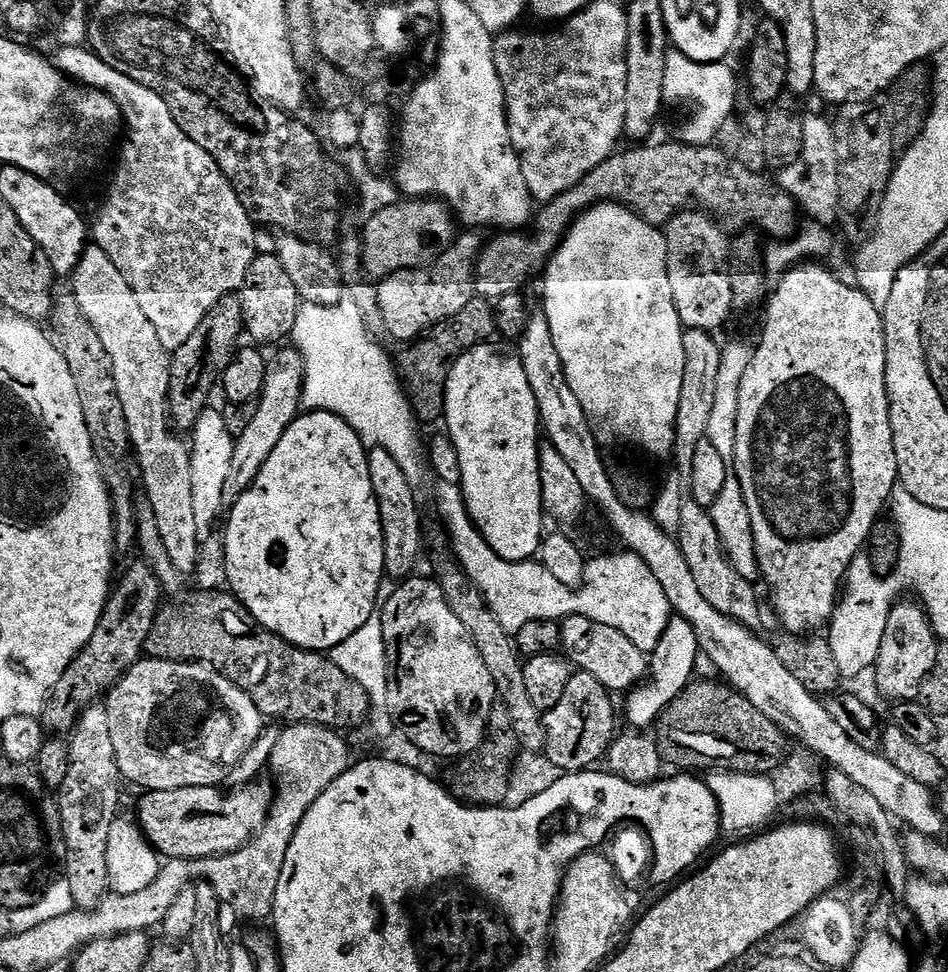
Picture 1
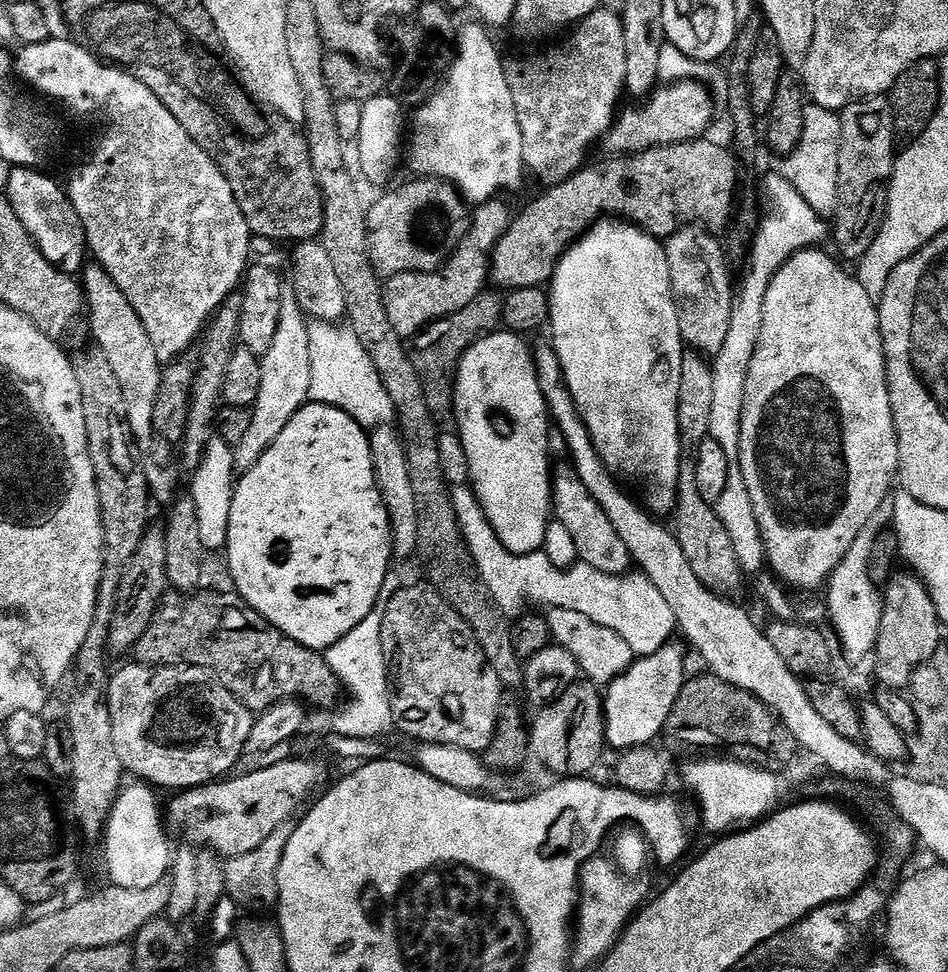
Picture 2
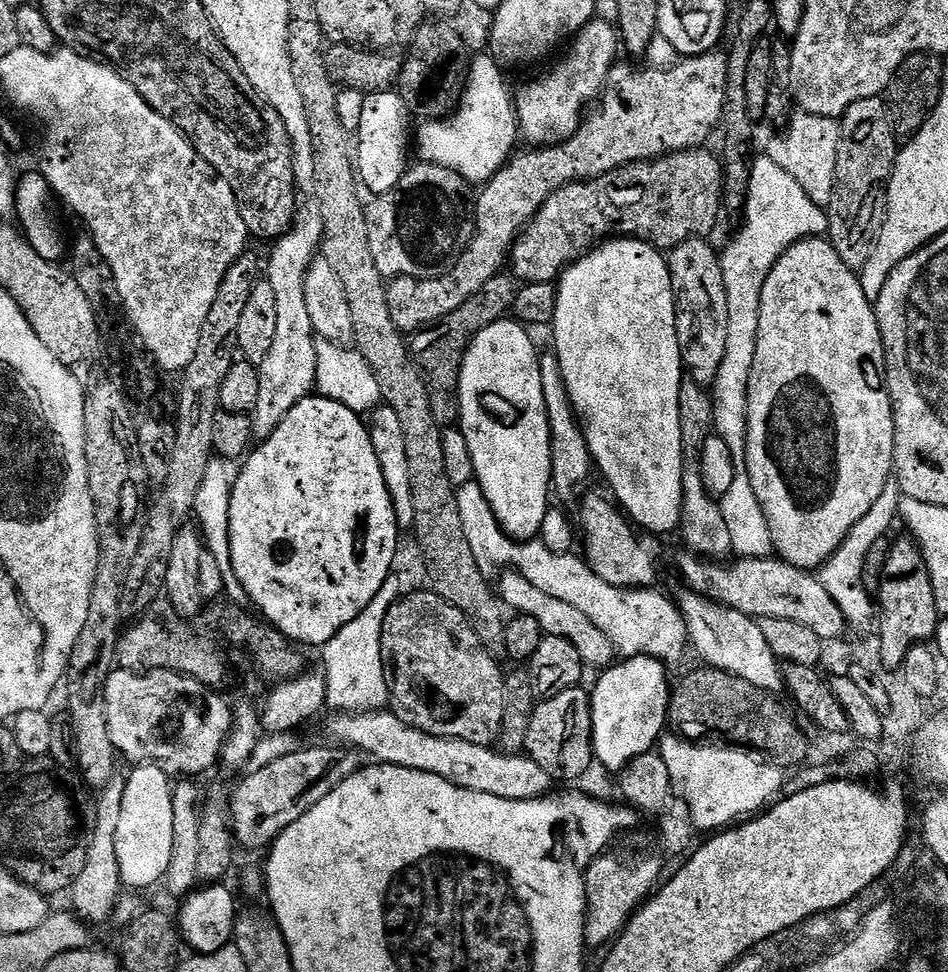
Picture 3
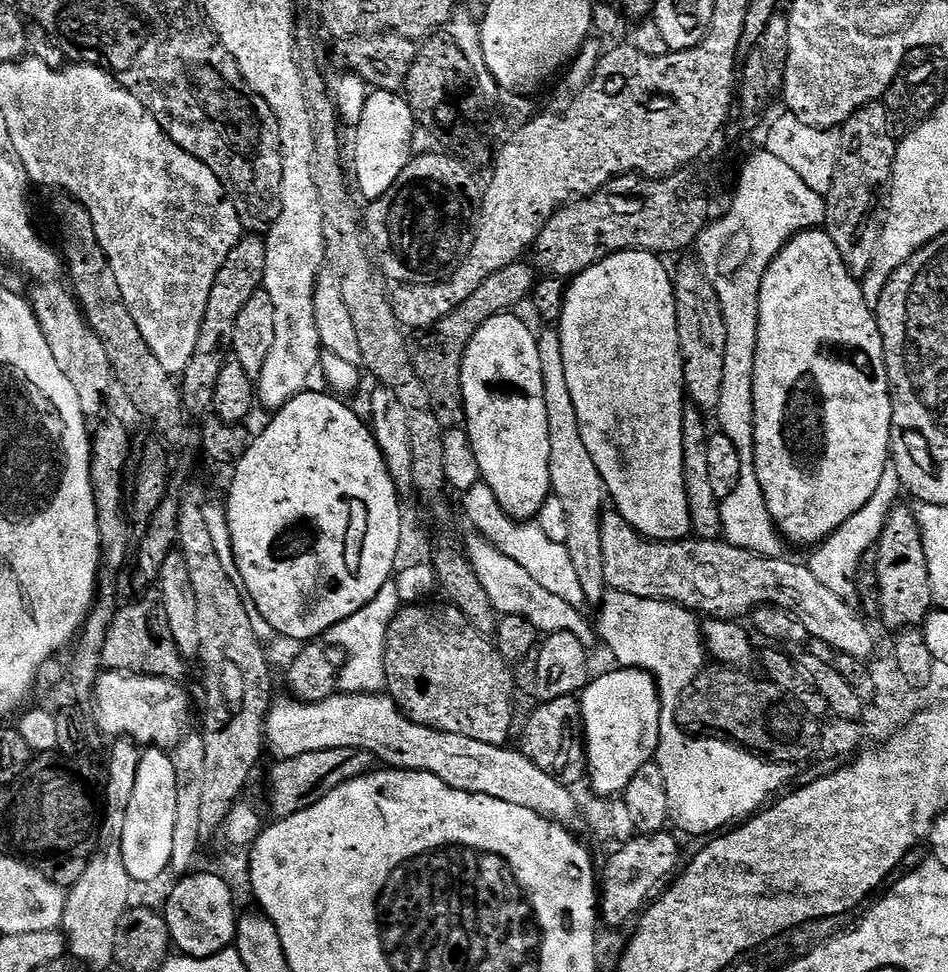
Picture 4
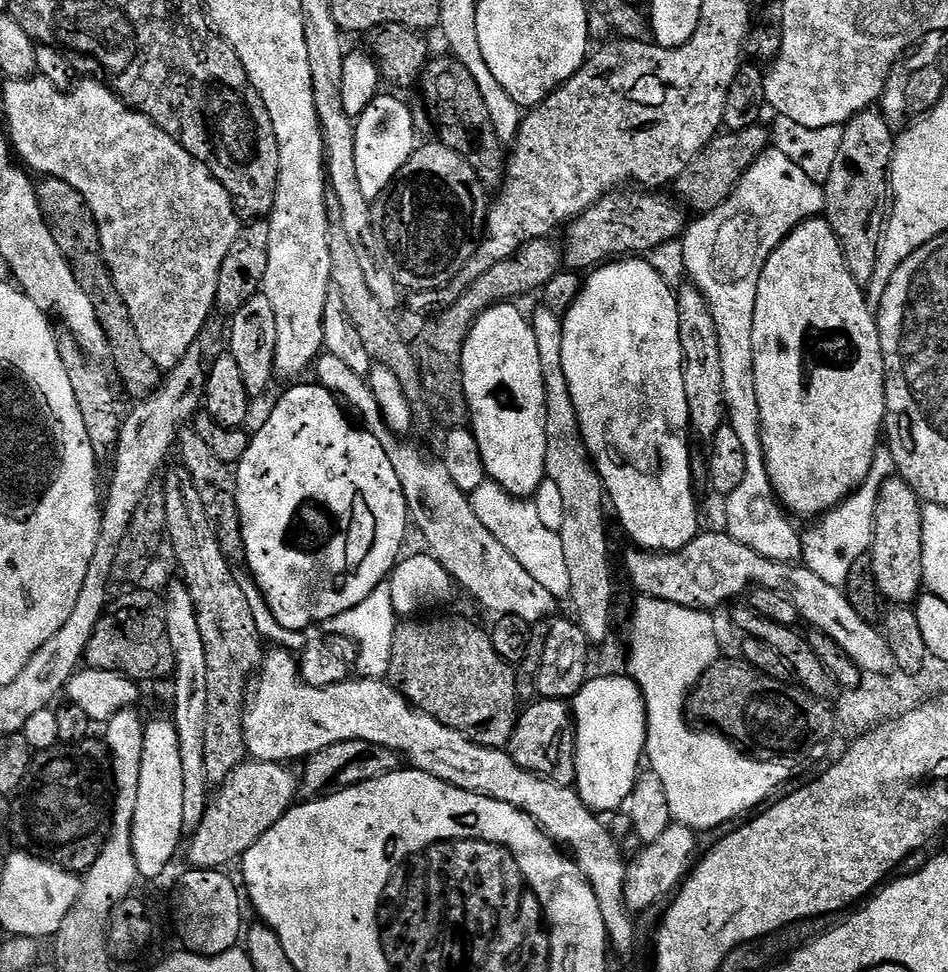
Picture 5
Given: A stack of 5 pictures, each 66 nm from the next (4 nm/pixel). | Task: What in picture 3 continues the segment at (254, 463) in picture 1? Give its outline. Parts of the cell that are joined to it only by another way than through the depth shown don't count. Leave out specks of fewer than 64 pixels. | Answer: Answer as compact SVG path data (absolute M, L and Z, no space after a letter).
M315 206L301 207L291 228L271 245L272 257L266 260L266 282L274 290L278 305L278 327L274 333L274 346L260 365L258 406L251 413L252 431L266 438L280 425L282 418L298 402L302 402L316 387L317 337L312 330L310 313L306 310L306 270L317 259L318 245L324 239L320 210Z

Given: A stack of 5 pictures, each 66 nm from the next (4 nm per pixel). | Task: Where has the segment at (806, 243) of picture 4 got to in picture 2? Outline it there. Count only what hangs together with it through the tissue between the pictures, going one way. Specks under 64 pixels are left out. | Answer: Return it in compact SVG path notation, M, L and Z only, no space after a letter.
M819 247L807 248L805 252L795 252L774 274L770 290L762 306L762 334L750 362L746 378L746 398L742 410L742 438L740 439L740 461L742 478L746 478L746 490L750 490L750 502L754 502L754 514L758 517L758 526L762 530L762 542L768 555L767 567L772 568L771 575L783 582L789 589L801 588L801 593L812 594L815 588L823 589L832 576L832 571L840 567L846 550L854 546L854 538L874 518L878 506L889 499L900 471L898 438L890 406L888 393L888 367L884 364L884 343L880 337L880 313L877 301L862 290L859 279L844 272L845 265L835 255L827 256Z

